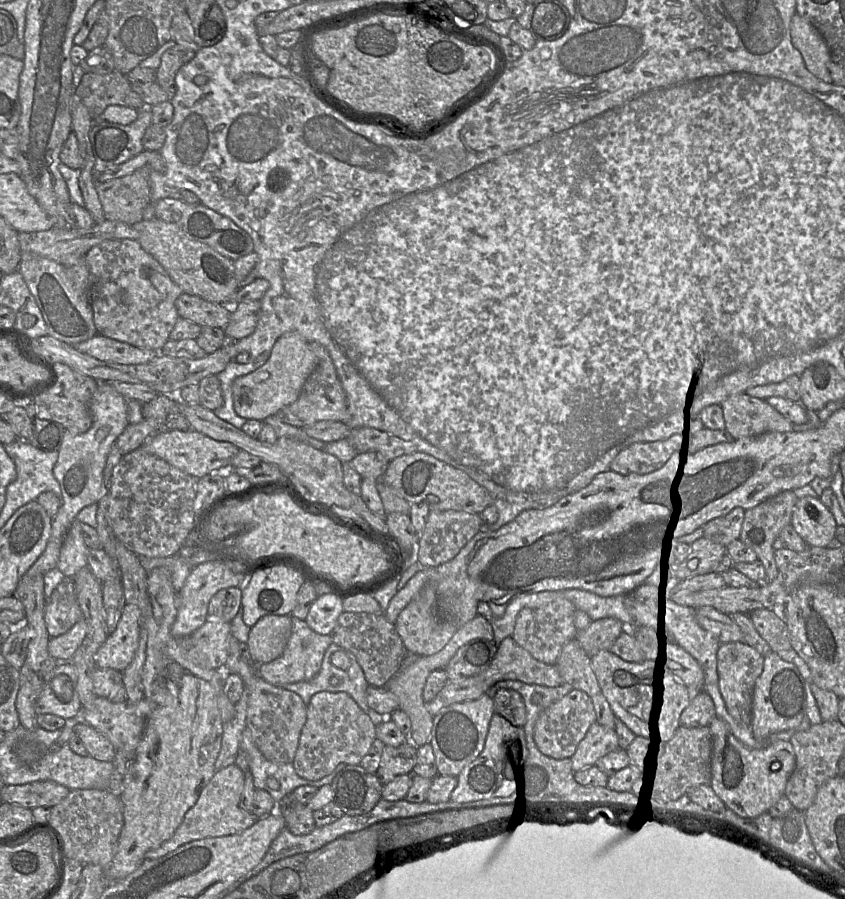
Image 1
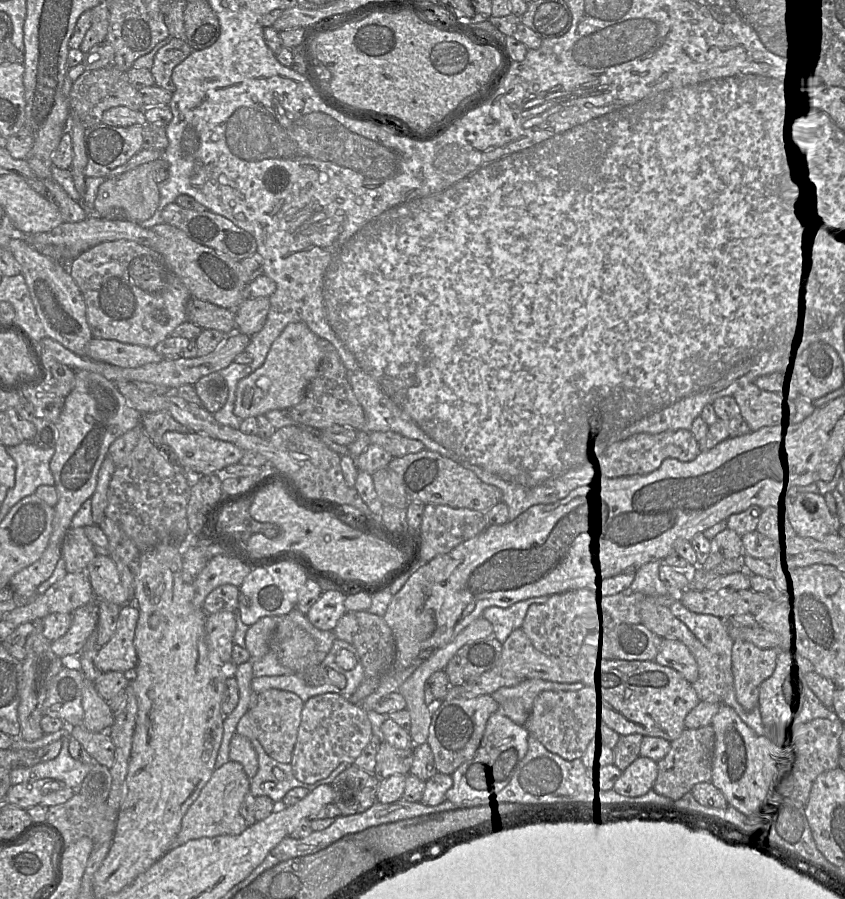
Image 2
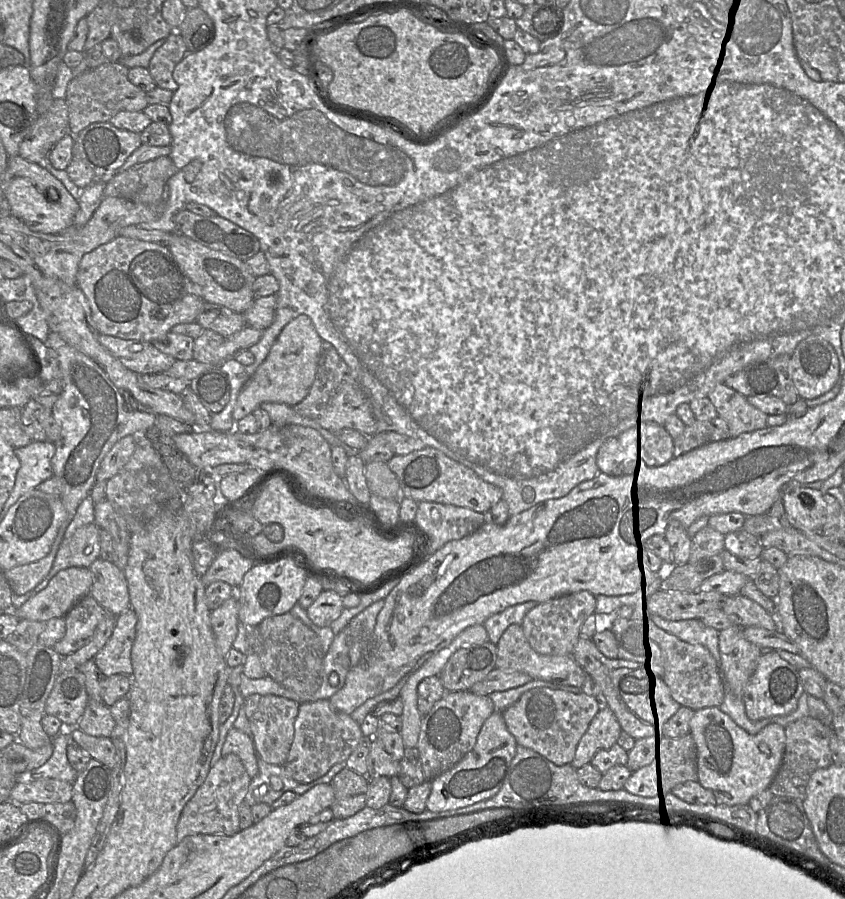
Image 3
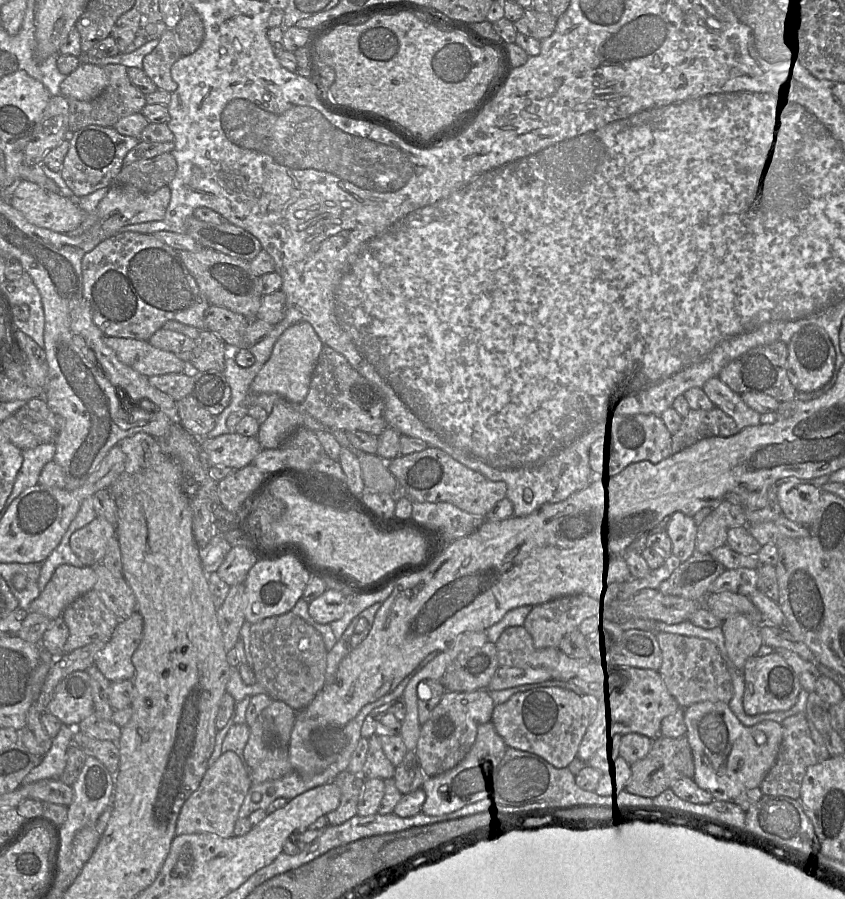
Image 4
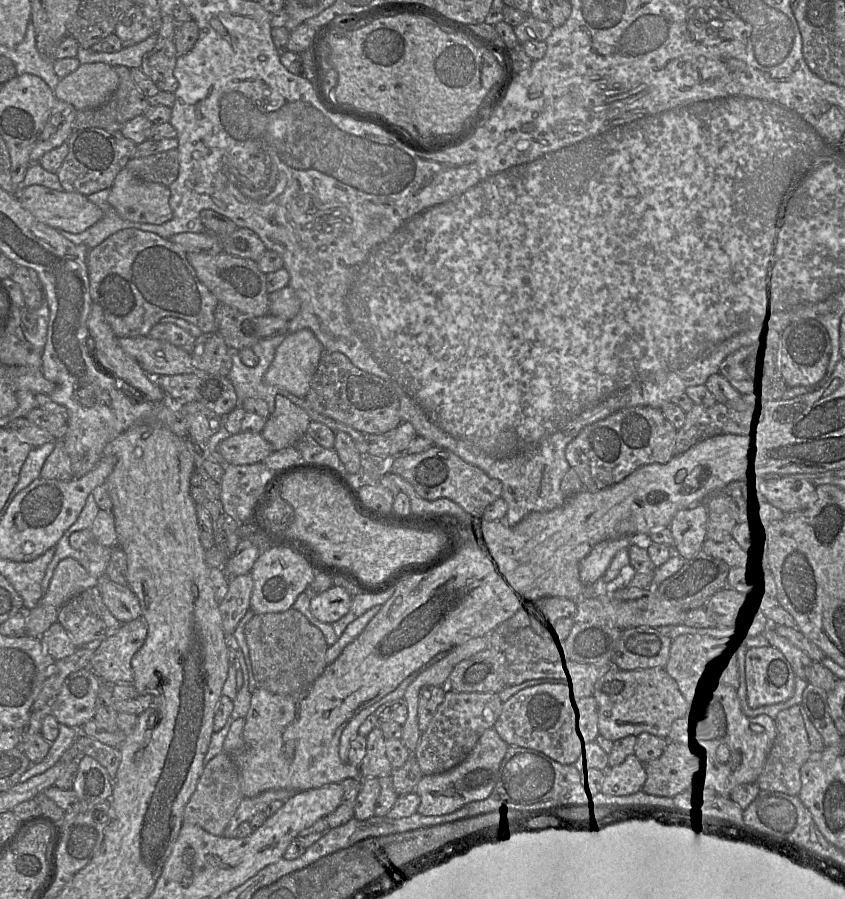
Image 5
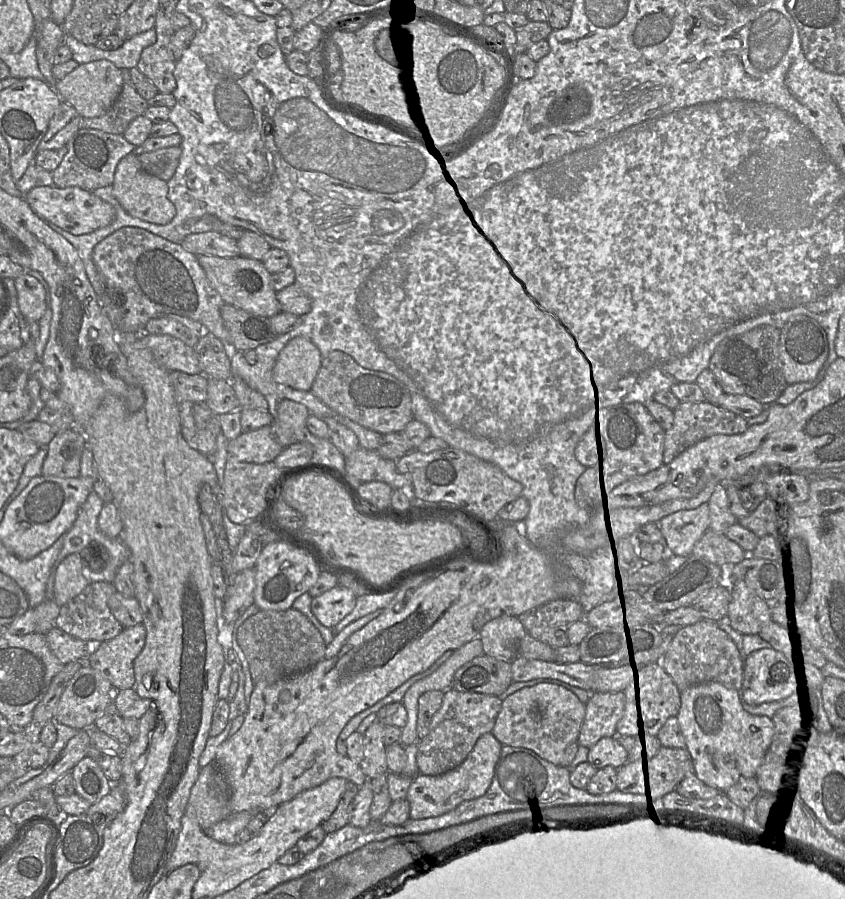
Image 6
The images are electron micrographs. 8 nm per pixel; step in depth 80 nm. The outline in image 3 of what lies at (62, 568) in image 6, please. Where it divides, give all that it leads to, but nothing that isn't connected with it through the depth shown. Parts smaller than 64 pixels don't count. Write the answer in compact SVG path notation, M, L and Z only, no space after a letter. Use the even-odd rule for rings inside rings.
M69 567L59 571L45 589L10 611L20 620L47 622L64 617L76 603L90 594L92 584L93 574L89 568Z

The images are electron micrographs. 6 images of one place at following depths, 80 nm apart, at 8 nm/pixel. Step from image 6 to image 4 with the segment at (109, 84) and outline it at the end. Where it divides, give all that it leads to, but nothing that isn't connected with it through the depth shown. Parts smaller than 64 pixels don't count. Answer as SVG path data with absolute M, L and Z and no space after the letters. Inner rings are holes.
M80 63L60 85L61 95L80 101L90 101L99 96L108 84L107 75L102 66Z

